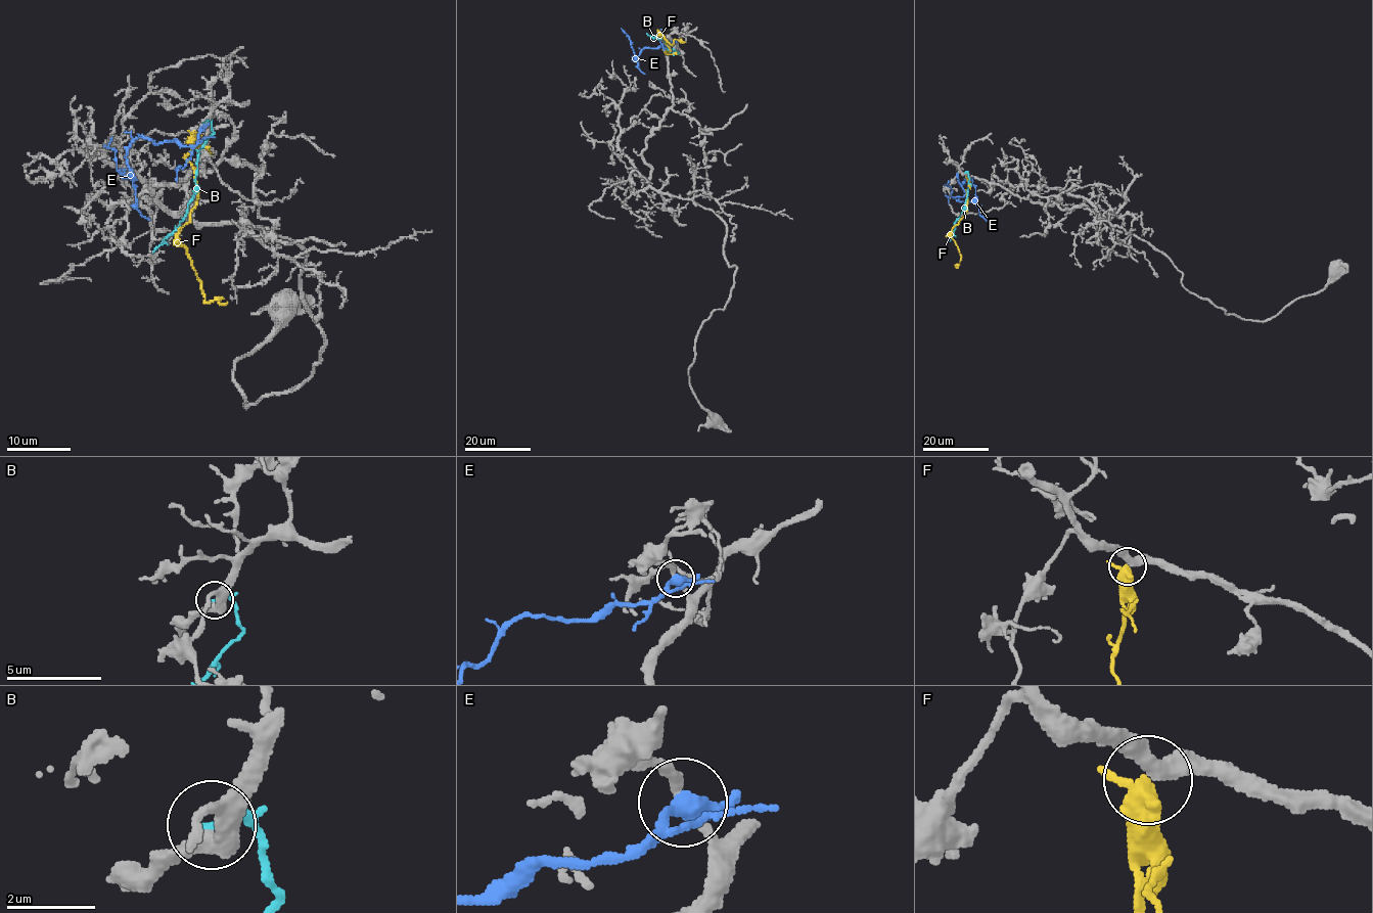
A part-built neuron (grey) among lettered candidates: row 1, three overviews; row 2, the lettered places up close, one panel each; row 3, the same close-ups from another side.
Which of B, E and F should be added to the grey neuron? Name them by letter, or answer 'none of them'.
F

